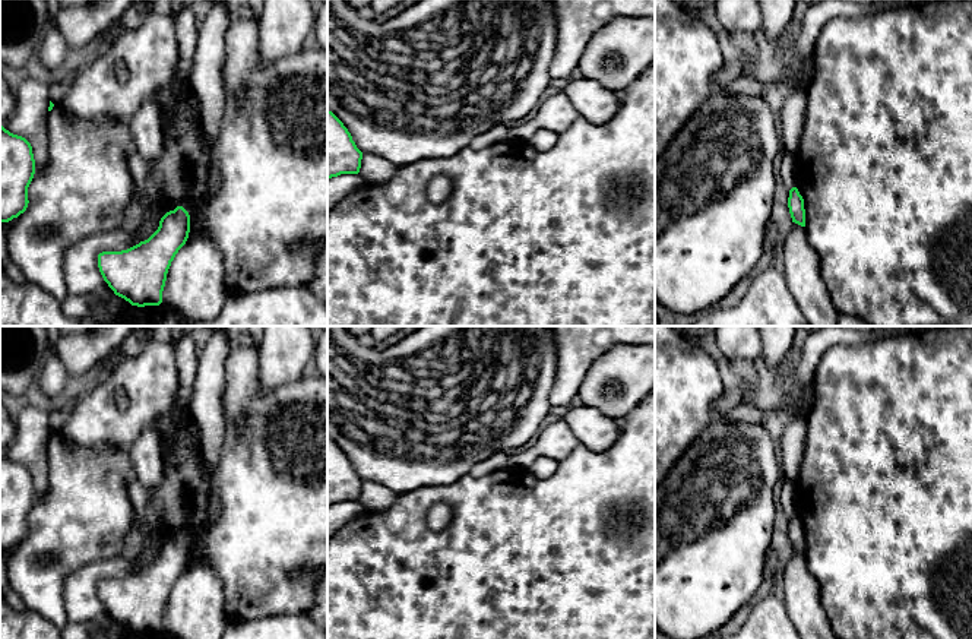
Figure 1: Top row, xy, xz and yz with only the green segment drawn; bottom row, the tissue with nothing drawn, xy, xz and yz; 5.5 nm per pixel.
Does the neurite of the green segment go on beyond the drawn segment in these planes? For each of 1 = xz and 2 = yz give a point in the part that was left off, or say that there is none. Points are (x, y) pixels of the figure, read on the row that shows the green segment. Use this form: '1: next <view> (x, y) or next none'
1: next none
2: next none

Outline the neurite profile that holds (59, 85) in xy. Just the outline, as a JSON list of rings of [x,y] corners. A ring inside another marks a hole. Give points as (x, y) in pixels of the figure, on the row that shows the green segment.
[[[70,70],[69,73],[64,73],[61,76],[54,76],[51,80],[48,80],[50,101],[54,105],[58,105],[61,98],[66,95],[73,72],[75,70]]]

